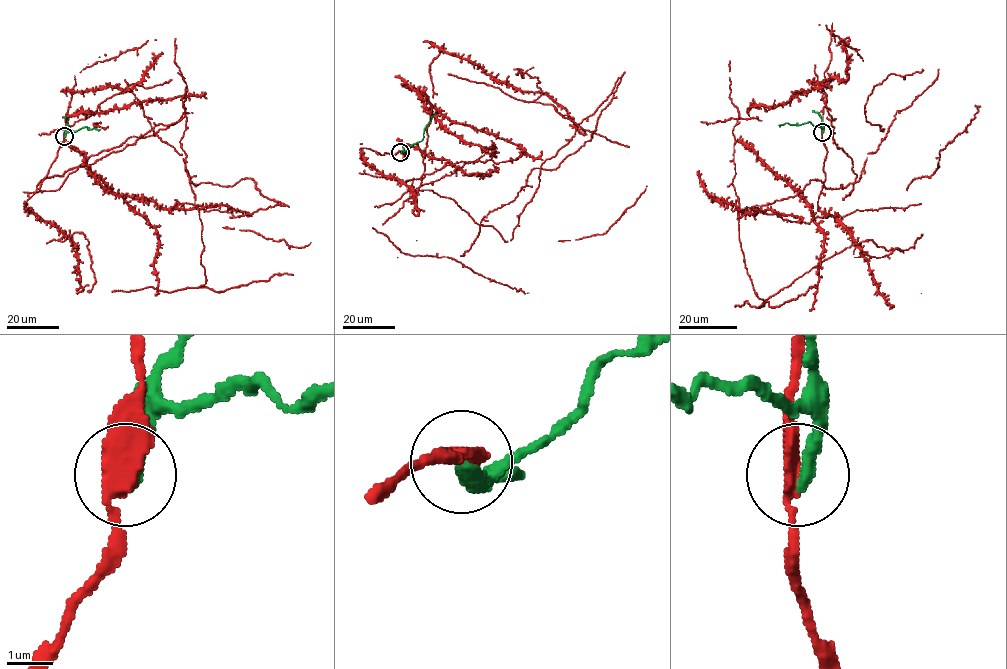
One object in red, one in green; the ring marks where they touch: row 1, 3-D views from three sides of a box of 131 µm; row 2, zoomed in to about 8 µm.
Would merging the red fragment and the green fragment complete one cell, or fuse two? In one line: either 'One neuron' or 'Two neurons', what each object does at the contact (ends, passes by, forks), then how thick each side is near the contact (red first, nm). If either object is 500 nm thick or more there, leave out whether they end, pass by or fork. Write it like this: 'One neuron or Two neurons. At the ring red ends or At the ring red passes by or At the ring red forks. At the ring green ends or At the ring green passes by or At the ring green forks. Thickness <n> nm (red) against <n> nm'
Two neurons. At the ring red passes by. At the ring green ends. Thickness 400 nm (red) against 420 nm

